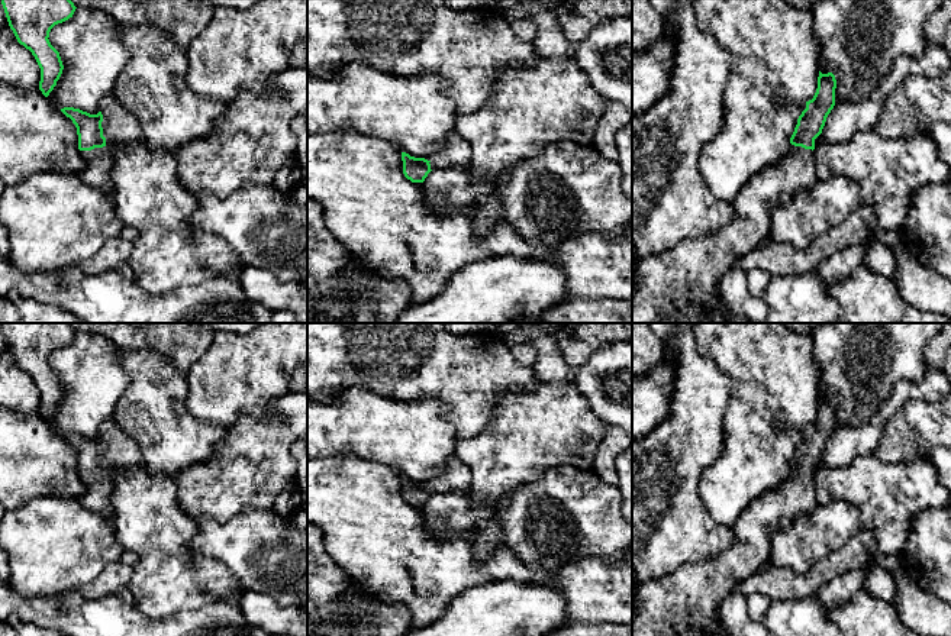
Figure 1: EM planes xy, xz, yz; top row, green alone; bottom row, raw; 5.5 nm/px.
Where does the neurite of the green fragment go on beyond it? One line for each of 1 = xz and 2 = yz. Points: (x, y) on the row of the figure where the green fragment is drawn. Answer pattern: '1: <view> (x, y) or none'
1: none
2: yz (682, 284)

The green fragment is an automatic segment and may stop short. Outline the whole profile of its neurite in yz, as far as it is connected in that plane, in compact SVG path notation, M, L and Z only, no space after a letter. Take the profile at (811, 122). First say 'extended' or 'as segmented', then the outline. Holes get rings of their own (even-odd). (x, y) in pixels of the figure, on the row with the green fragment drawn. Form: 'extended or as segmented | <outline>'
extended | M819 71L818 88L797 119L790 138L793 148L774 165L755 174L732 201L734 220L702 238L684 239L676 248L647 259L635 259L635 290L632 293L632 323L722 323L719 300L722 275L742 256L768 242L771 212L792 203L793 197L810 188L819 178L813 165L815 139L822 133L826 117L835 106L836 80L832 72Z

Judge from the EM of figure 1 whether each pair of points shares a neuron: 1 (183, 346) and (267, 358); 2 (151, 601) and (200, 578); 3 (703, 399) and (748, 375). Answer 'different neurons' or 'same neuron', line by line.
1: different neurons
2: same neuron
3: different neurons

